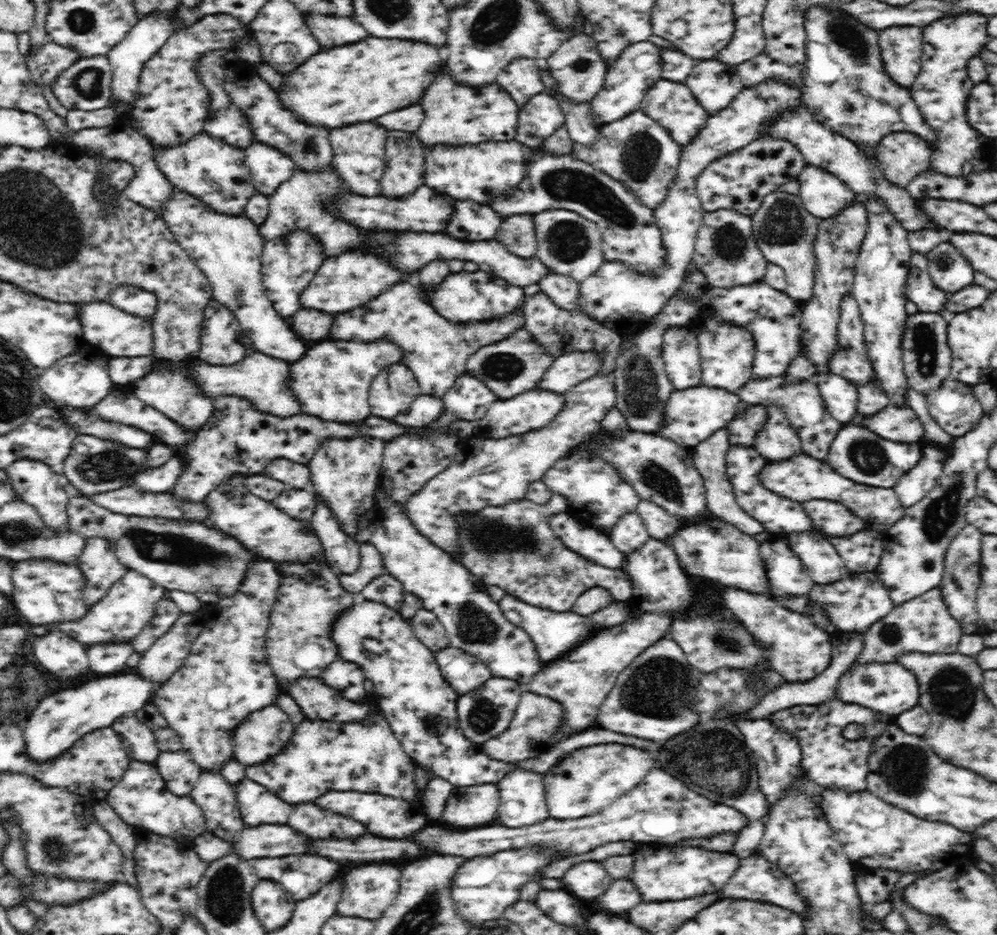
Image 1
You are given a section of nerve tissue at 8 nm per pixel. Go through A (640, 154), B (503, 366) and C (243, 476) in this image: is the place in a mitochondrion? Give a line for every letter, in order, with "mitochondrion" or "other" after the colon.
A: mitochondrion
B: mitochondrion
C: other

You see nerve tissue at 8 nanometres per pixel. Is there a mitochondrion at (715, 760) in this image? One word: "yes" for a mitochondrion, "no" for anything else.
yes

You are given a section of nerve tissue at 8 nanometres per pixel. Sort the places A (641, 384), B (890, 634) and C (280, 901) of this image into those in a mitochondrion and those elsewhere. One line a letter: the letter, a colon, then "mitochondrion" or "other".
A: mitochondrion
B: mitochondrion
C: other

